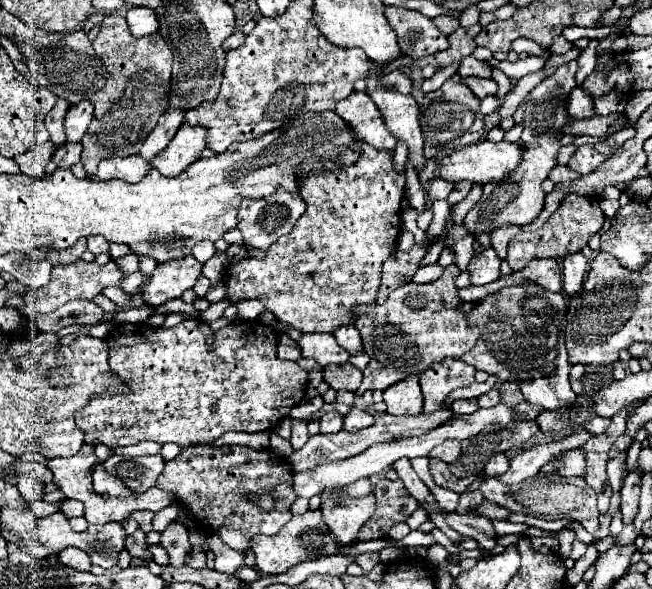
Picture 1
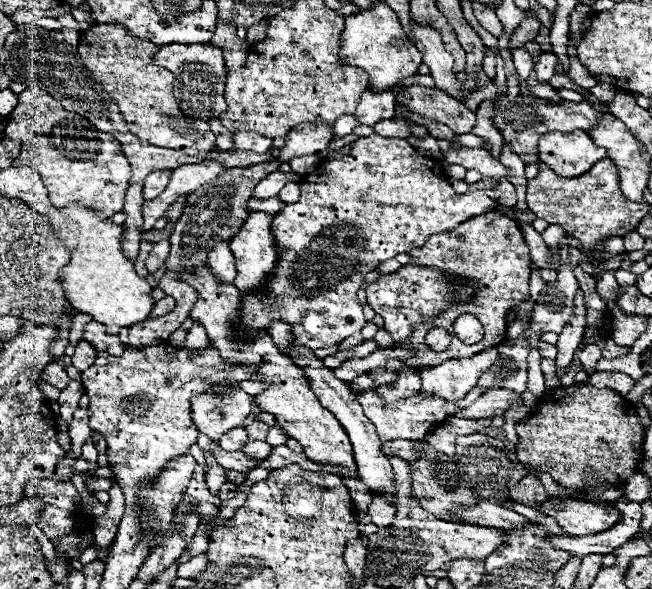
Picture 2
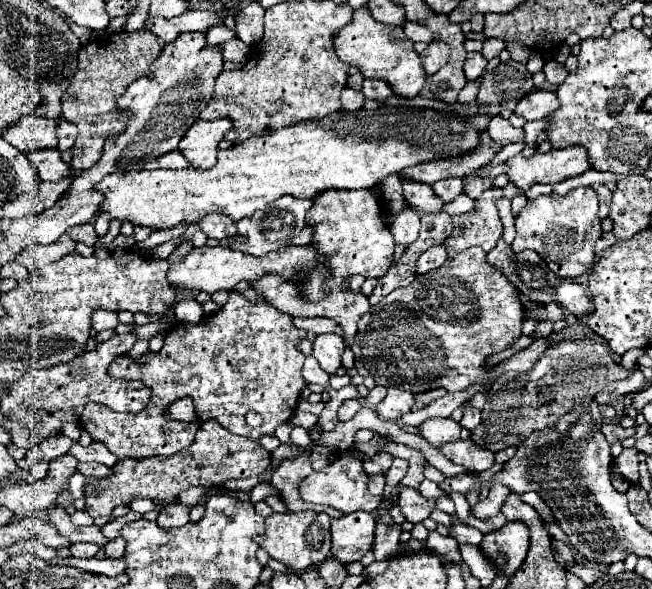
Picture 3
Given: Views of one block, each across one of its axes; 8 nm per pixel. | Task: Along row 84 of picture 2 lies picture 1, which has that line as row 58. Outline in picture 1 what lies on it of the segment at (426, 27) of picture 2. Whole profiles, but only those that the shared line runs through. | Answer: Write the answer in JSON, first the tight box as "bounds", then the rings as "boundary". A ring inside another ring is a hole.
{"bounds":[436,26,478,66],"boundary":[[[460,26],[458,30],[454,30],[454,32],[448,36],[450,48],[436,54],[438,64],[448,66],[448,64],[452,64],[452,62],[460,62],[462,58],[470,56],[470,54],[474,52],[474,48],[476,48],[476,42],[474,42],[476,32],[478,32],[478,28],[474,30],[474,28],[462,28],[462,26]]]}

